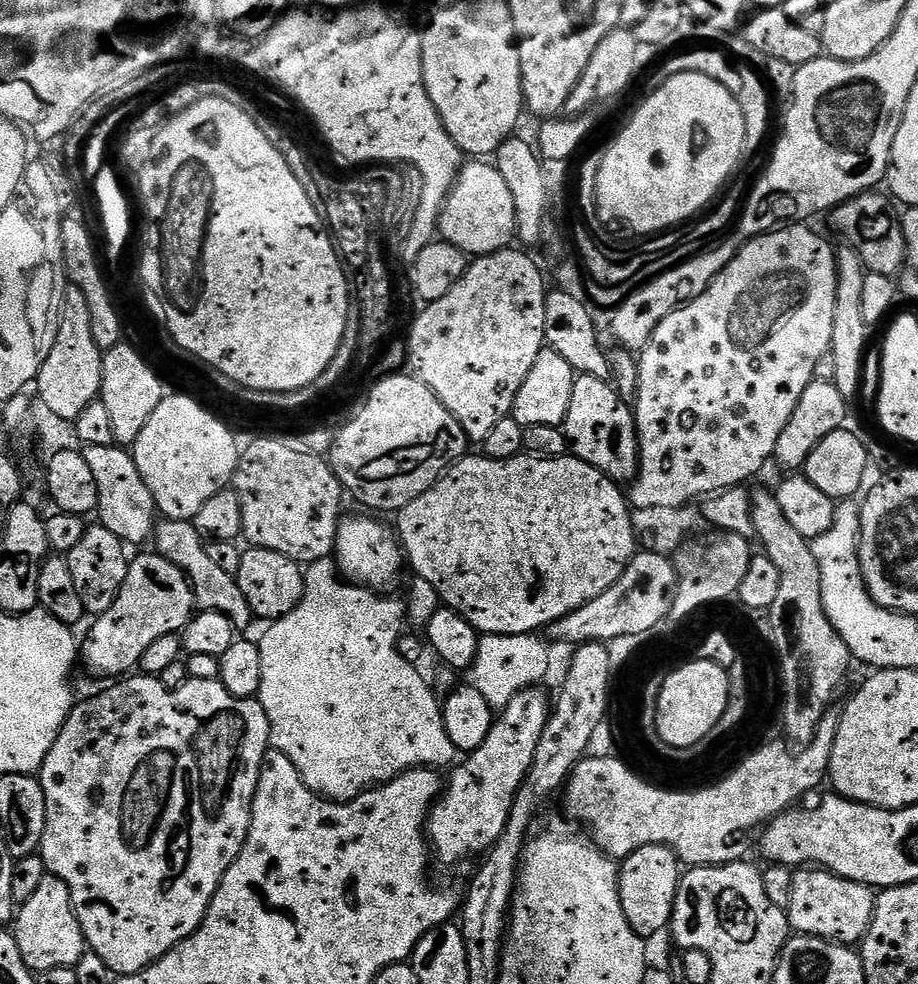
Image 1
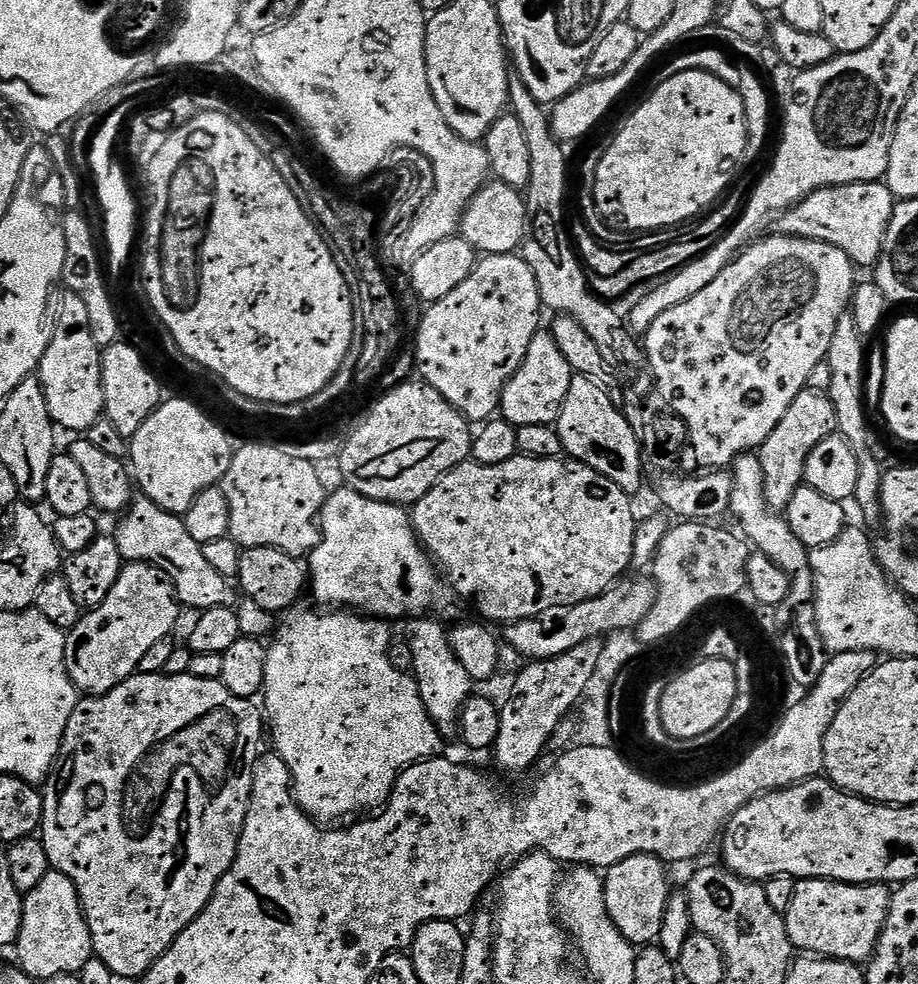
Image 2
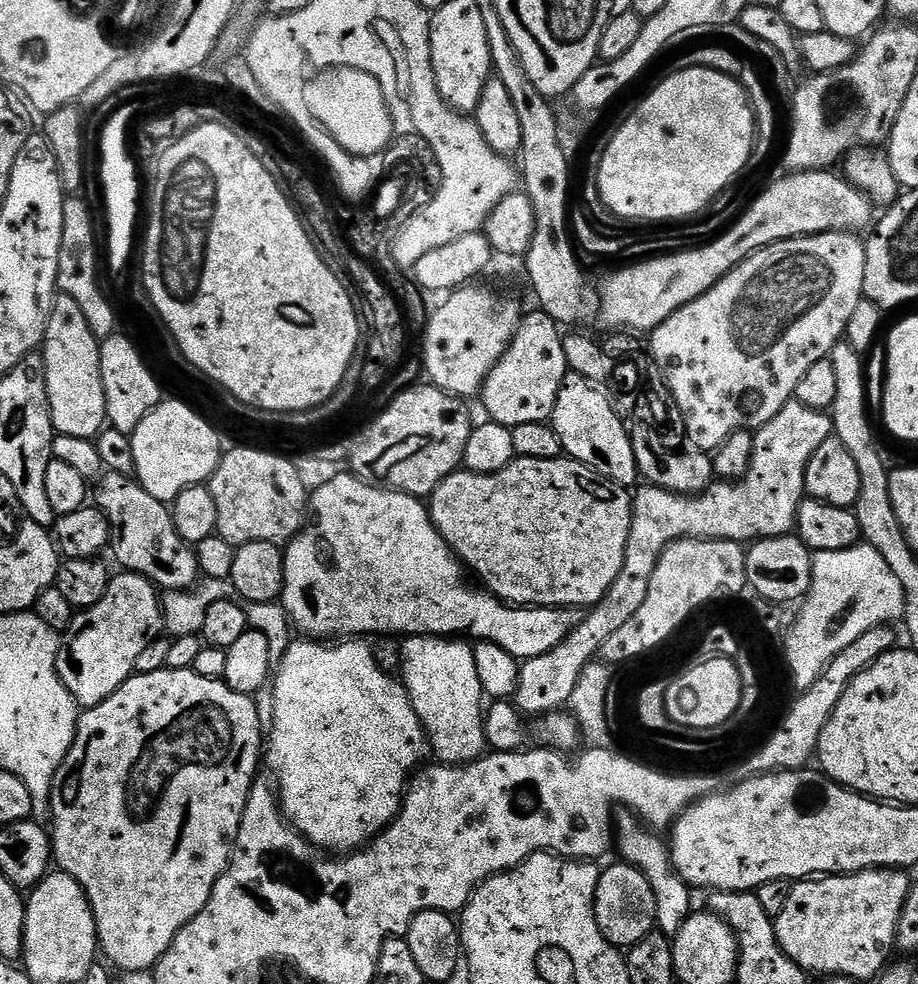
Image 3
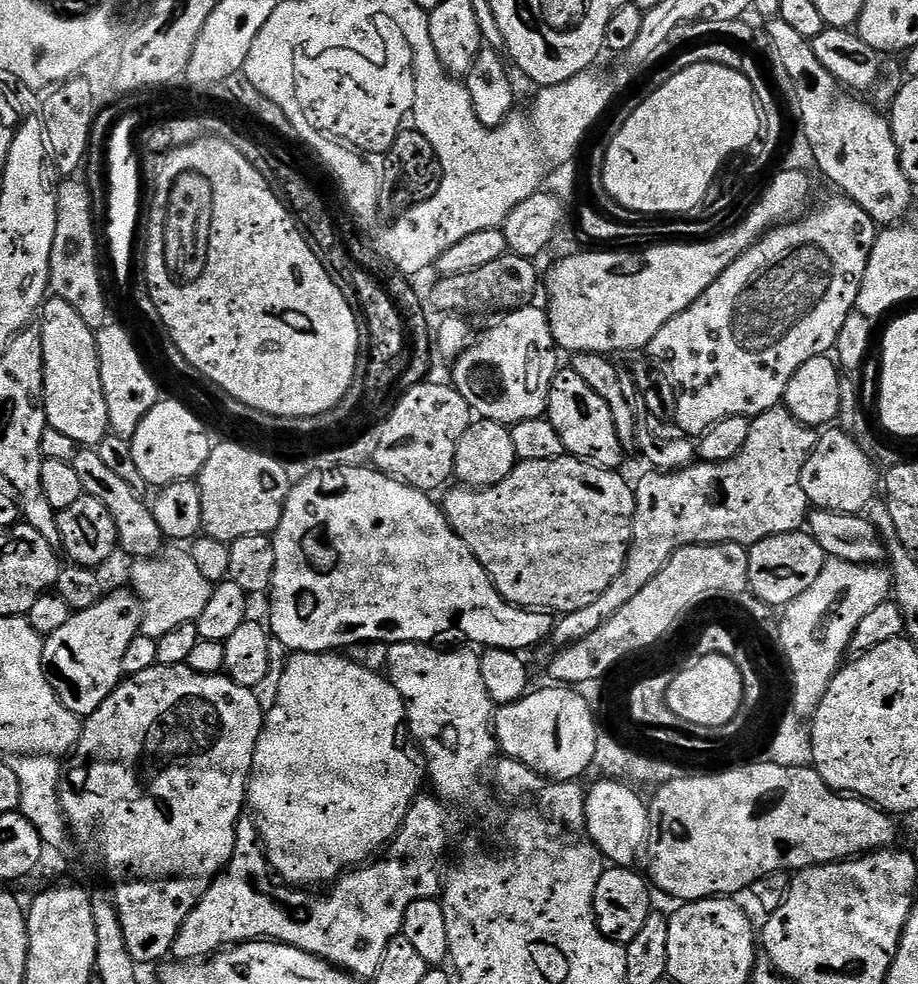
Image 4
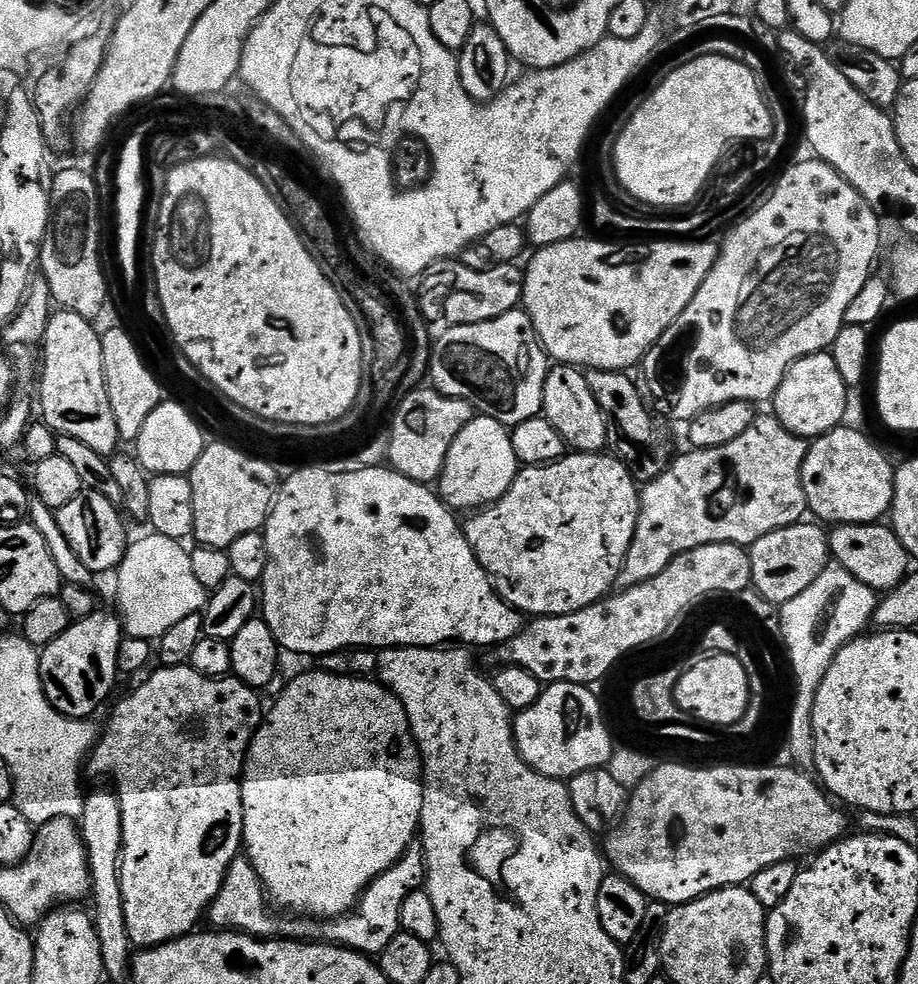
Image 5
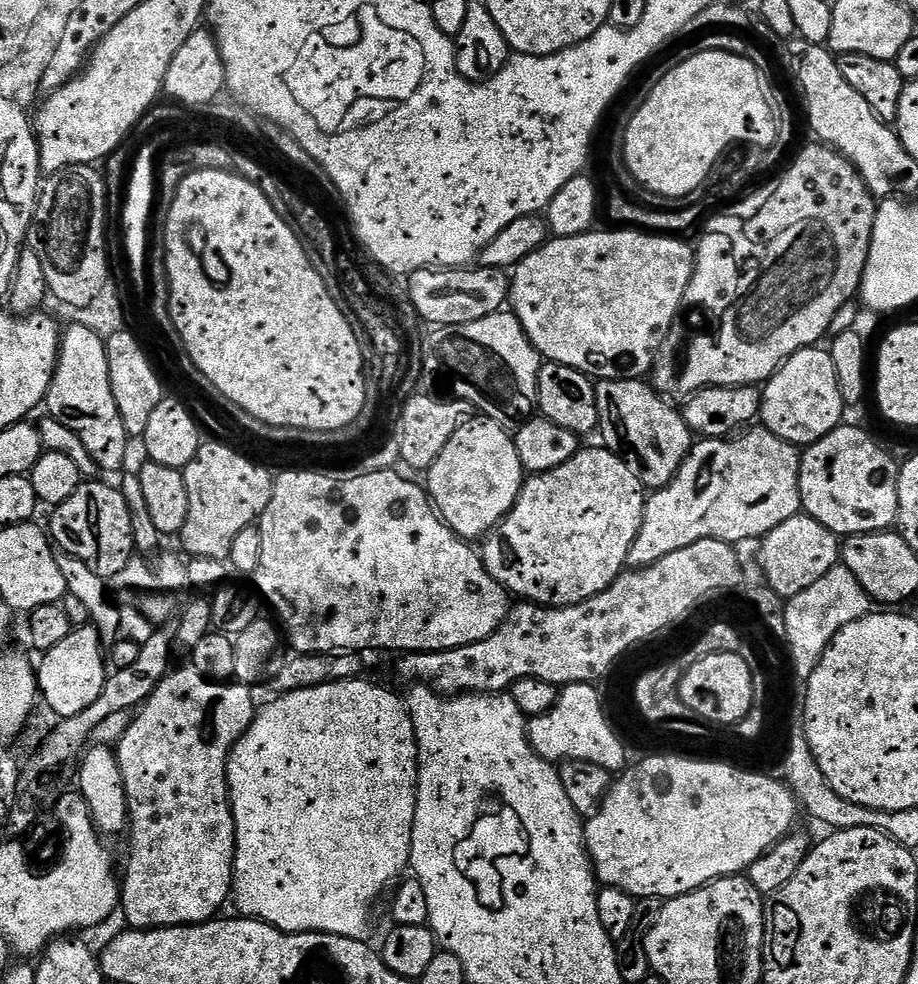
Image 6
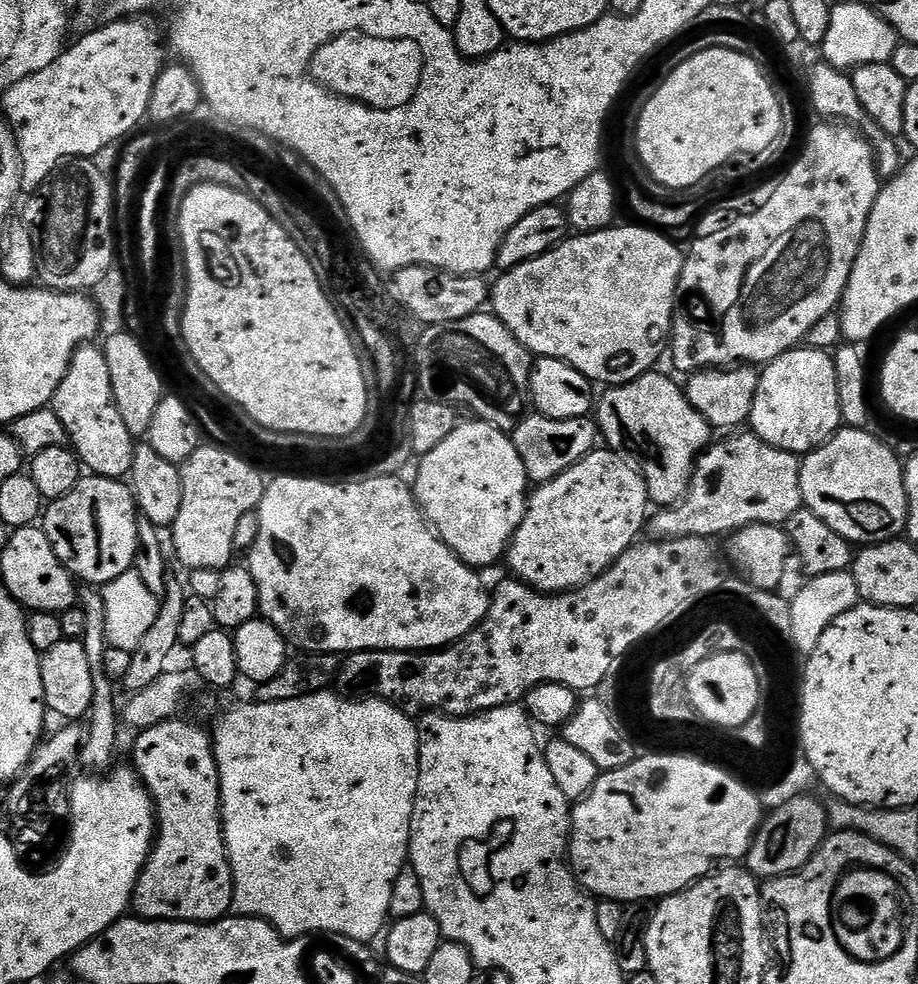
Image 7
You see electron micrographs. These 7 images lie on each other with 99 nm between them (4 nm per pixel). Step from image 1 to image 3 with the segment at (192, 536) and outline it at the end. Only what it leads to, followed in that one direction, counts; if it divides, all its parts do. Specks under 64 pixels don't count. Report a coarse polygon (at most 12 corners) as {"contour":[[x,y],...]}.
{"contour":[[105,471],[94,504],[123,571],[161,589],[201,579],[169,505]]}

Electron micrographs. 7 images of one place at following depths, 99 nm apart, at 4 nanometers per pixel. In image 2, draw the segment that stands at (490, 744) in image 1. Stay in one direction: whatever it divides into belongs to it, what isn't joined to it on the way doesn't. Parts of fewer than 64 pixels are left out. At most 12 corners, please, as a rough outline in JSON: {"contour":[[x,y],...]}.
{"contour":[[603,639],[525,663],[500,708],[496,764],[535,766],[583,701]]}

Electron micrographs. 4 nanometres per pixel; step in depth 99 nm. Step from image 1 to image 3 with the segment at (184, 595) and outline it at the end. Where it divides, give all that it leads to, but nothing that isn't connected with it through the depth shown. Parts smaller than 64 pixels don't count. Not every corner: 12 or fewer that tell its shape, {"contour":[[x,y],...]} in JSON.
{"contour":[[109,579],[60,636],[56,673],[81,709],[110,698],[162,632],[162,596]]}

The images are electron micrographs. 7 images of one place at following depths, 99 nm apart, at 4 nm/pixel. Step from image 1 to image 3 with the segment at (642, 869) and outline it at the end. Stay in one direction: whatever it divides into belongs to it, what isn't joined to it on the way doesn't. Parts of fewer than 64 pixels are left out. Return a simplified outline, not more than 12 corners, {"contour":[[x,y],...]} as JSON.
{"contour":[[601,871],[592,909],[602,935],[627,950],[656,928],[646,874]]}

